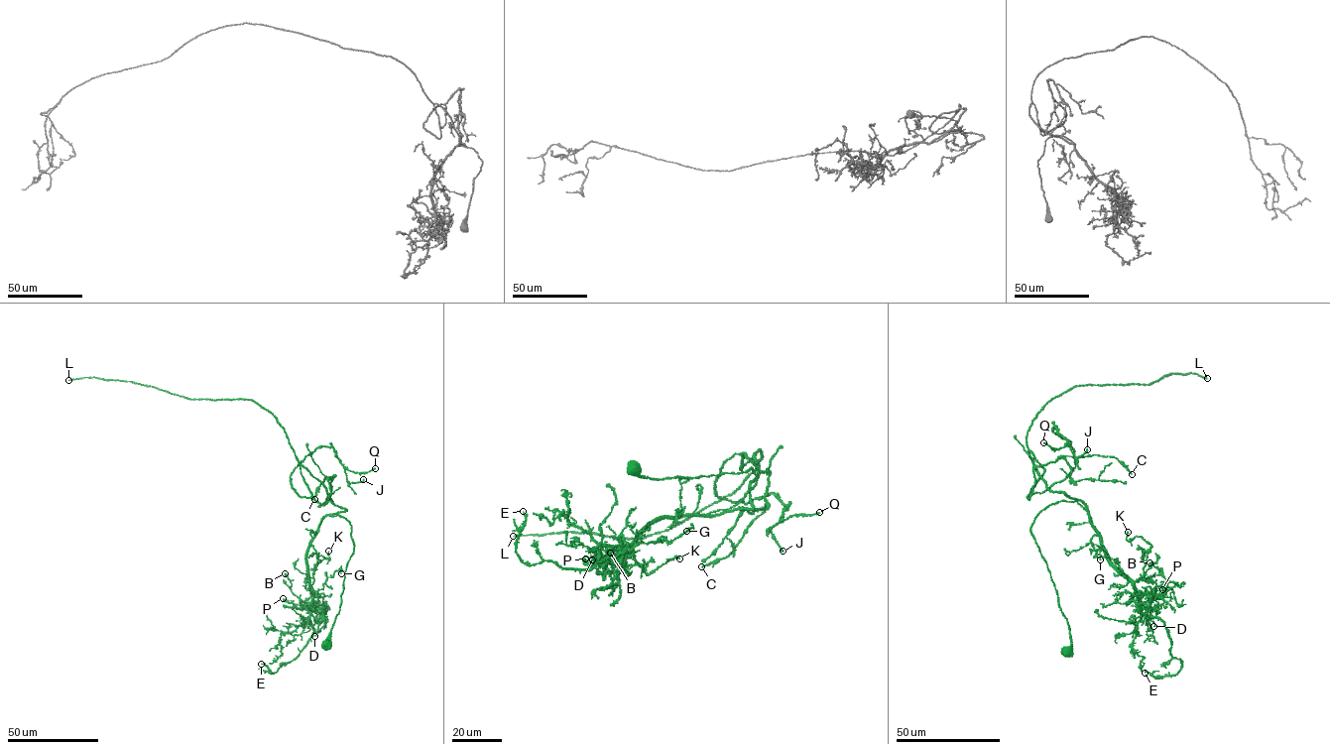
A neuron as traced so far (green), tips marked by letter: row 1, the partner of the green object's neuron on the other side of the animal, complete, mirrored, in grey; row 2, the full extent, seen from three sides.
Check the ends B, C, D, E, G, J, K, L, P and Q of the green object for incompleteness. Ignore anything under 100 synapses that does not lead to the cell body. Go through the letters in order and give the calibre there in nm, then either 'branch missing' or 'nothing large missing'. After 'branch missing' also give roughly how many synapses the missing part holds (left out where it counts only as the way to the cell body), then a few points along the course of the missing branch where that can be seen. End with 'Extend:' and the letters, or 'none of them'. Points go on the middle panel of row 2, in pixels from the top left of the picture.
B: 500 nm thick; nothing large missing
C: 160 nm thick; nothing large missing
D: 100 nm thick; nothing large missing
E: 90 nm thick; nothing large missing
G: 120 nm thick; nothing large missing
J: 160 nm thick; nothing large missing
K: 140 nm thick; nothing large missing
L: 240 nm thick; branch missing; about 250 synapses
P: 240 nm thick; nothing large missing
Q: 170 nm thick; nothing large missing
Extend: L

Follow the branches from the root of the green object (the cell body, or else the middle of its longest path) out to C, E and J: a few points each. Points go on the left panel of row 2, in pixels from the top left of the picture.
C: (328, 645), (351, 527), (327, 515), (346, 510), (298, 458), (322, 504), (334, 476), (314, 499)
E: (328, 645), (354, 546), (351, 525), (338, 515), (321, 520), (307, 552), (312, 635), (276, 672), (261, 664)
J: (328, 645), (351, 525), (298, 458), (311, 495), (290, 476), (325, 446), (363, 479)

